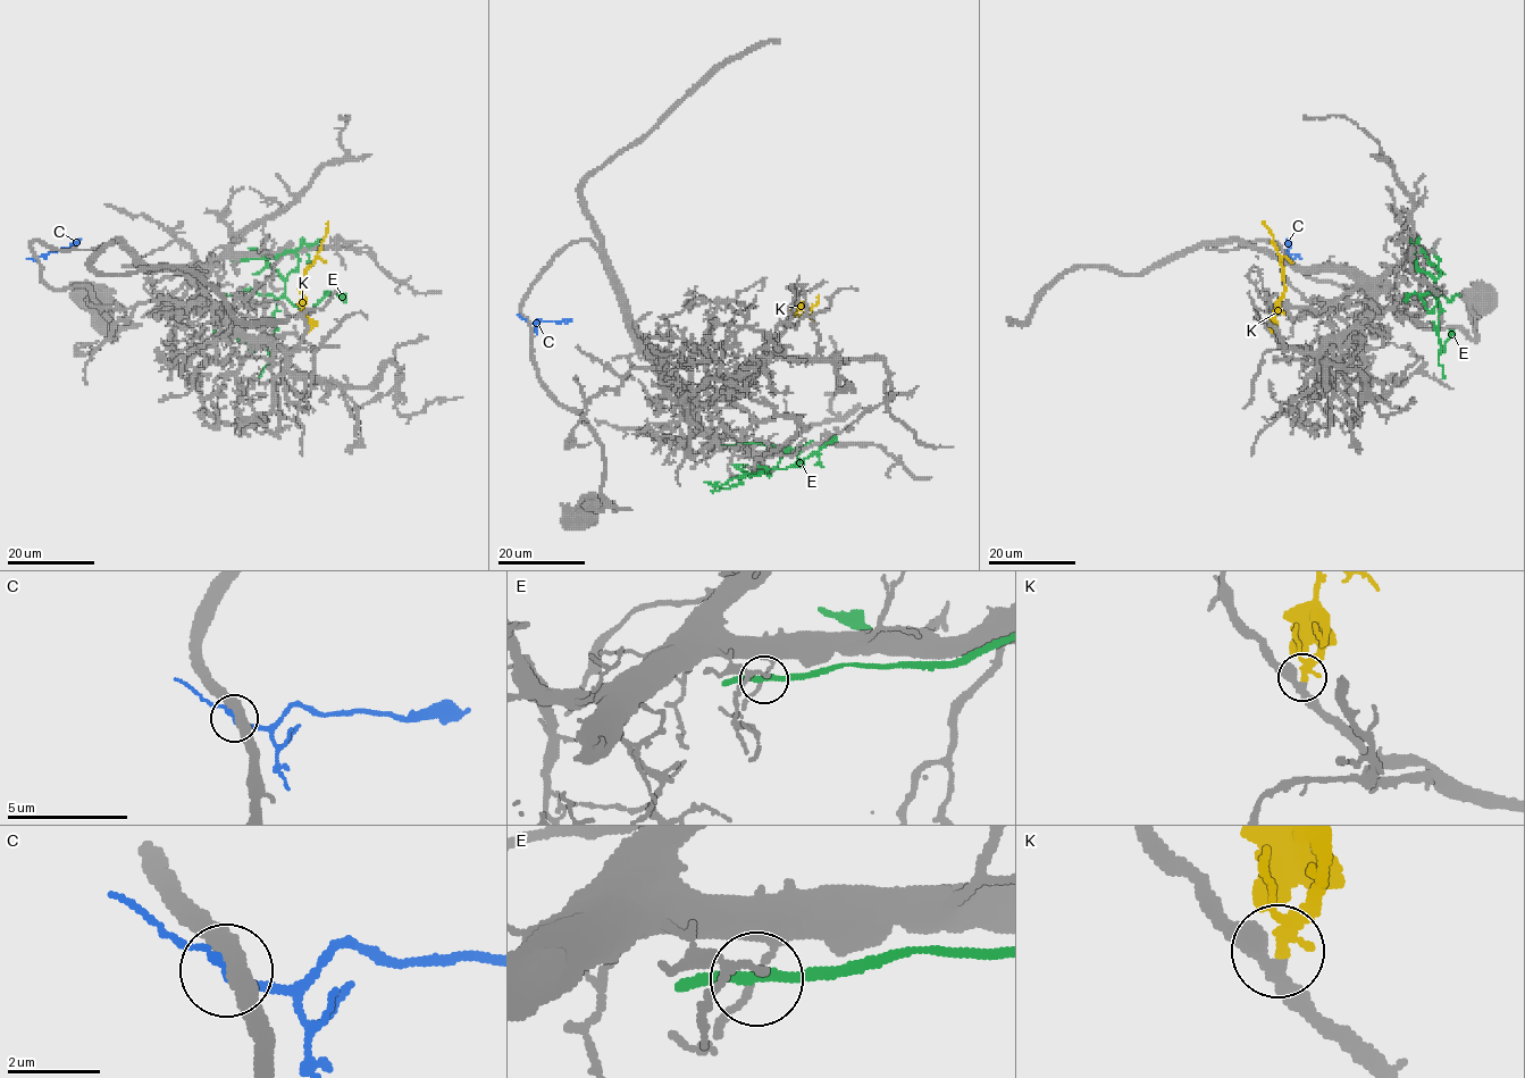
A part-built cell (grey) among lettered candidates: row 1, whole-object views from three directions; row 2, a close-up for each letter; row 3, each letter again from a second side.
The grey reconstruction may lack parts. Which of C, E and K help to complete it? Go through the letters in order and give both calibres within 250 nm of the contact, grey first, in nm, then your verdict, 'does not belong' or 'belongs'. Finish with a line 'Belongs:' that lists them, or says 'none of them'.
C: 460/180 nm | does not belong
E: 170/220 nm | does not belong
K: 320/240 nm | belongs
Belongs: K

